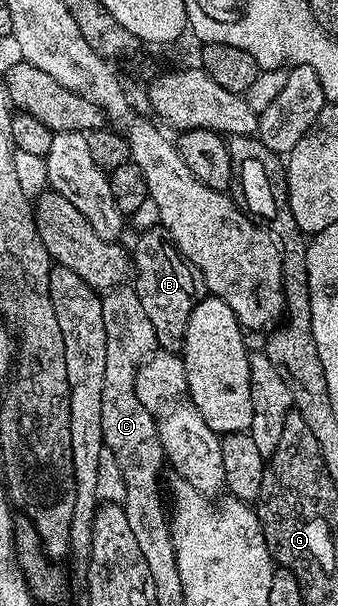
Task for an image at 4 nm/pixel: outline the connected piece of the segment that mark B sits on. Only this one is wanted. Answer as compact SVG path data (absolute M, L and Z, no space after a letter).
M151 226L139 236L142 237L135 242L134 252L132 248L132 272L138 275L132 287L138 293L140 306L144 306L144 314L148 314L152 322L157 347L163 352L181 353L188 318L207 295L206 283L202 272L179 254L165 228Z

